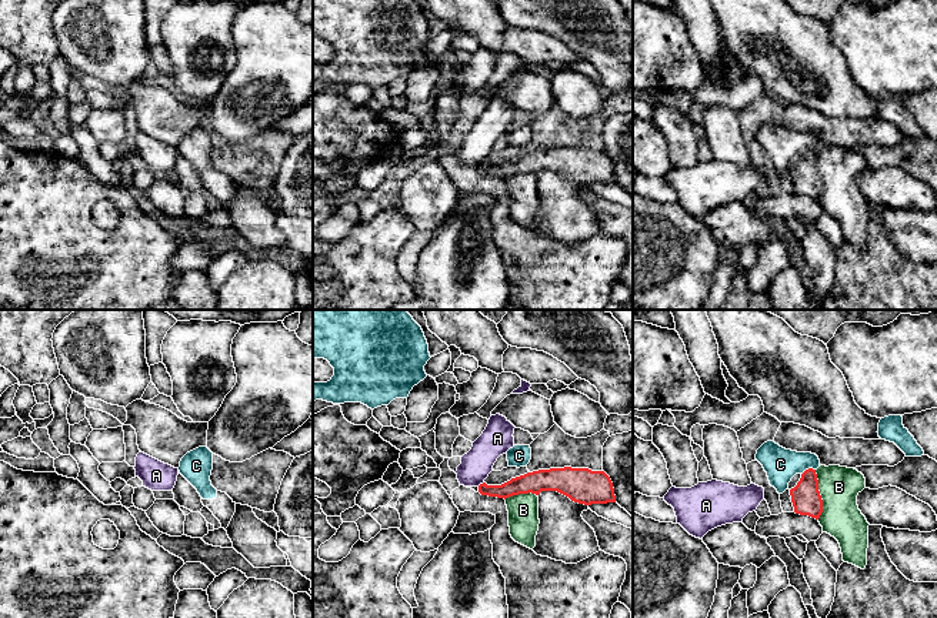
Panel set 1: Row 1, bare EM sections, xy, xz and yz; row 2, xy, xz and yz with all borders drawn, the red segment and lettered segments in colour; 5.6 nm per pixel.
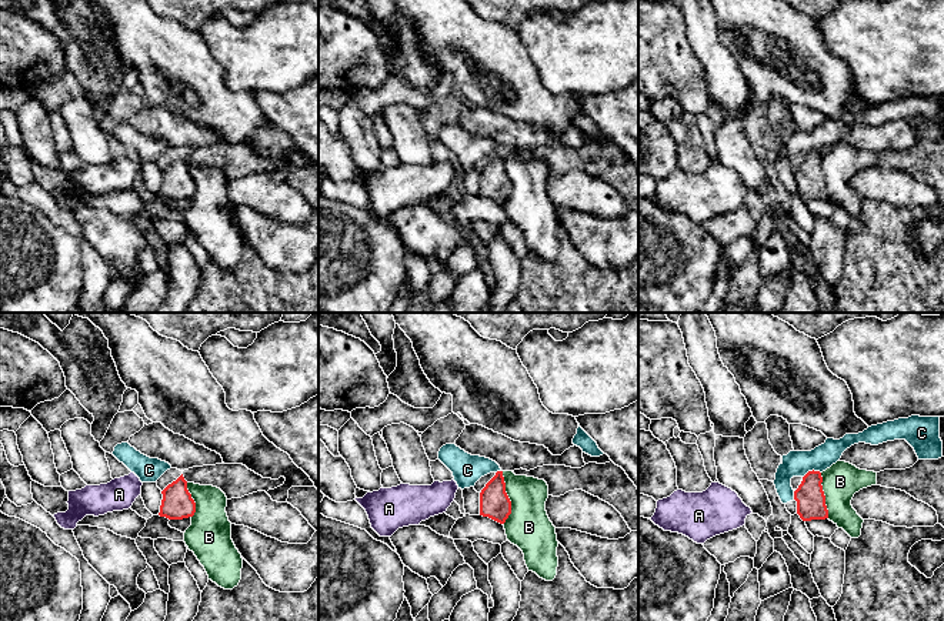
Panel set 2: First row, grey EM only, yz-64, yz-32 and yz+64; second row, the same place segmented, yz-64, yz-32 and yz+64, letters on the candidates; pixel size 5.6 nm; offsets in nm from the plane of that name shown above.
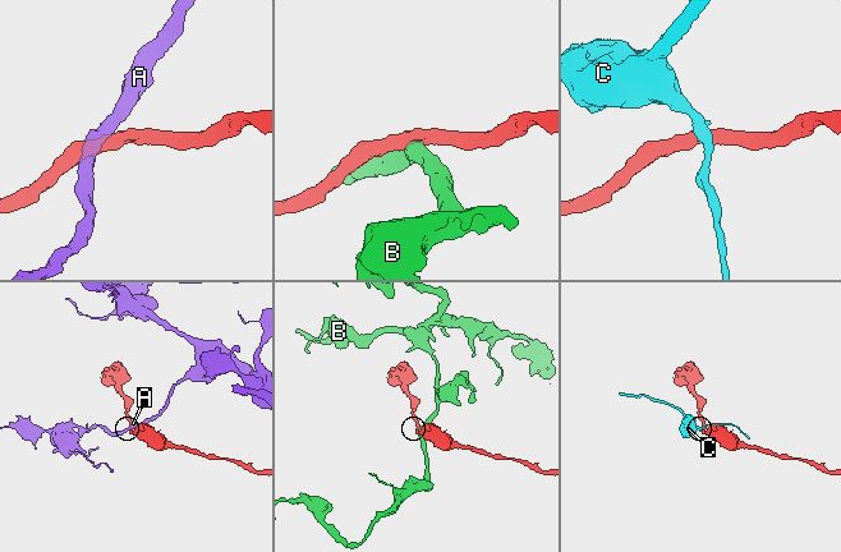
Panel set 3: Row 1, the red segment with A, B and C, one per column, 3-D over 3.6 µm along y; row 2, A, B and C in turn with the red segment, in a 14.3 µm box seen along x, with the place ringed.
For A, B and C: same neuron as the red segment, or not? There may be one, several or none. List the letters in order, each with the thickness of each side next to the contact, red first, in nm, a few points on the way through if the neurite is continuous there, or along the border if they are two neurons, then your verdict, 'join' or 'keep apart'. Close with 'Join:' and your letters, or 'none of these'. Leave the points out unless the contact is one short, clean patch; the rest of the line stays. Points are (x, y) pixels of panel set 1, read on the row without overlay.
A: 110/170 nm | along xz (483, 161), (477, 166) | keep apart
B: 170/220 nm | along yz (814, 150), (822, 180), (822, 194), (819, 199) | keep apart
C: 170/190 nm | along yz (814, 149), (807, 149), (802, 154) | keep apart
Join: none of these

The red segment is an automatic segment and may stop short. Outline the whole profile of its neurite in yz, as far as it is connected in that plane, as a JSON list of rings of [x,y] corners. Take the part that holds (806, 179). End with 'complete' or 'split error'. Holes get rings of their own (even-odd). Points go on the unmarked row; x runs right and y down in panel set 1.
[[[808,148],[800,161],[790,170],[794,193],[818,200],[823,193],[823,180],[818,171],[816,150]]] | complete

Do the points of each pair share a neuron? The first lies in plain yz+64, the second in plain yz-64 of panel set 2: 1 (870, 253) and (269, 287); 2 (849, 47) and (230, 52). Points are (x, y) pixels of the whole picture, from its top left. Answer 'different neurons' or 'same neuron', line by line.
1: same neuron
2: same neuron

